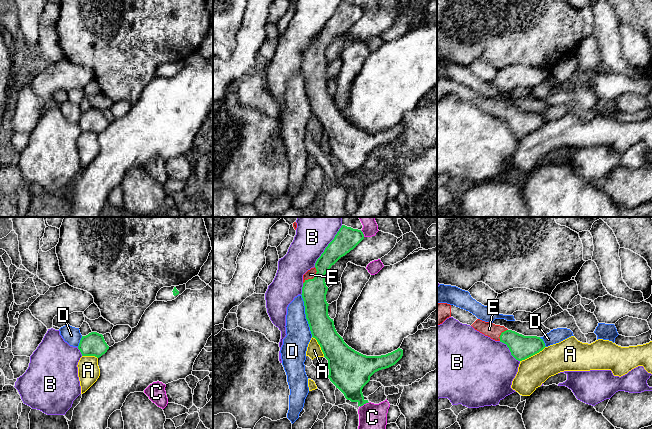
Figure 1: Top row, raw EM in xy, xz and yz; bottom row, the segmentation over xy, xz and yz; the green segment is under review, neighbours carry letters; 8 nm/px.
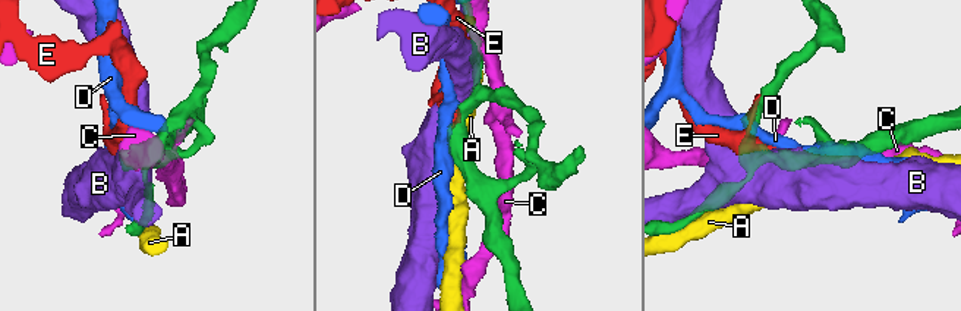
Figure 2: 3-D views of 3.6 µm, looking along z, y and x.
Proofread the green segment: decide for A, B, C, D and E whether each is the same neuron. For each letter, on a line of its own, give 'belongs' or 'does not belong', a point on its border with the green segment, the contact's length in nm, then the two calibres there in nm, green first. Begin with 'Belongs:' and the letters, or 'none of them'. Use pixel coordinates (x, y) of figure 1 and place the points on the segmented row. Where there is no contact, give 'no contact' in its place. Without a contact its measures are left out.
Belongs: E
A: does not belong; contact yz (532, 355); length 240 nm; calibres 190 and 240 nm
B: does not belong; contact xz (327, 246); length 400 nm; calibres 190 and 360 nm
C: does not belong; contact xz (364, 403); length 90 nm; calibres 280 and 200 nm
D: does not belong; contact xz (306, 315); length 360 nm; calibres 200 and 200 nm
E: belongs; contact xz (314, 277); length 170 nm; calibres 200 and 80 nm

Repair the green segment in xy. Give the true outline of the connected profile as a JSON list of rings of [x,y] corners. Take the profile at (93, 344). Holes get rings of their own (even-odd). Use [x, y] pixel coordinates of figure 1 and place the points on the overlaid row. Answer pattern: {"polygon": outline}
{"polygon": [[[91,332],[86,336],[82,336],[78,349],[82,356],[95,356],[99,358],[107,352],[109,346],[102,334]]]}

